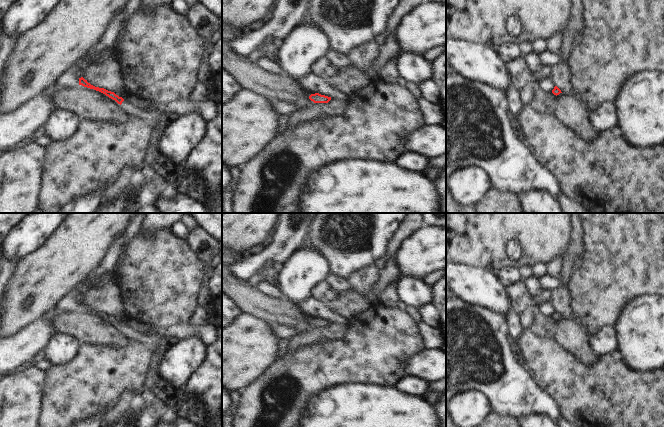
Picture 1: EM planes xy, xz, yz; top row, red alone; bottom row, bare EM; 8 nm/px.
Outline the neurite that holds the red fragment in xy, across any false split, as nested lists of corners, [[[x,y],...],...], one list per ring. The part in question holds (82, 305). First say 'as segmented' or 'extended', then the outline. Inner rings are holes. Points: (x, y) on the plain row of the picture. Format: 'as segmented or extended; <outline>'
extended; [[[83,301],[79,302],[79,309],[99,315],[109,322],[115,324],[122,329],[132,340],[141,341],[152,347],[165,336],[176,336],[179,340],[196,335],[201,337],[207,344],[213,345],[220,336],[218,326],[214,322],[205,321],[201,325],[193,323],[180,323],[170,327],[151,327],[149,331],[141,328],[136,328],[119,321],[114,316],[108,315],[104,312],[99,312],[91,309]]]

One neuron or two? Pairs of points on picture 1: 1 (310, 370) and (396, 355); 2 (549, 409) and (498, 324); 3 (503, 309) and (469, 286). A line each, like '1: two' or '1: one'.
1: one
2: one
3: one

